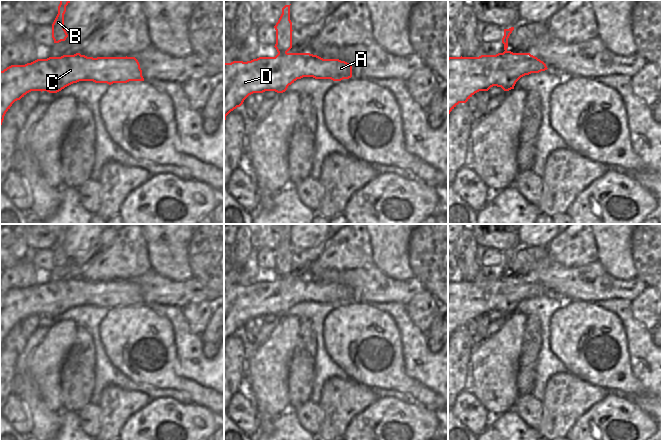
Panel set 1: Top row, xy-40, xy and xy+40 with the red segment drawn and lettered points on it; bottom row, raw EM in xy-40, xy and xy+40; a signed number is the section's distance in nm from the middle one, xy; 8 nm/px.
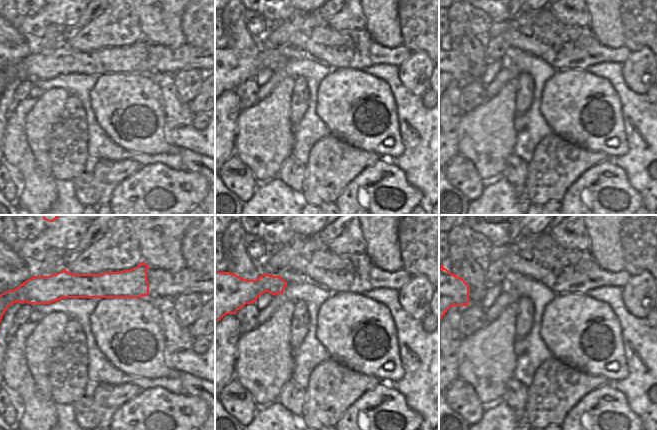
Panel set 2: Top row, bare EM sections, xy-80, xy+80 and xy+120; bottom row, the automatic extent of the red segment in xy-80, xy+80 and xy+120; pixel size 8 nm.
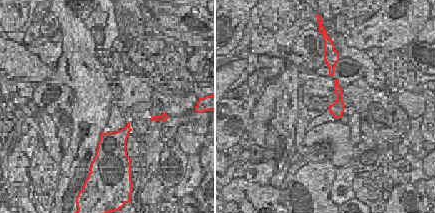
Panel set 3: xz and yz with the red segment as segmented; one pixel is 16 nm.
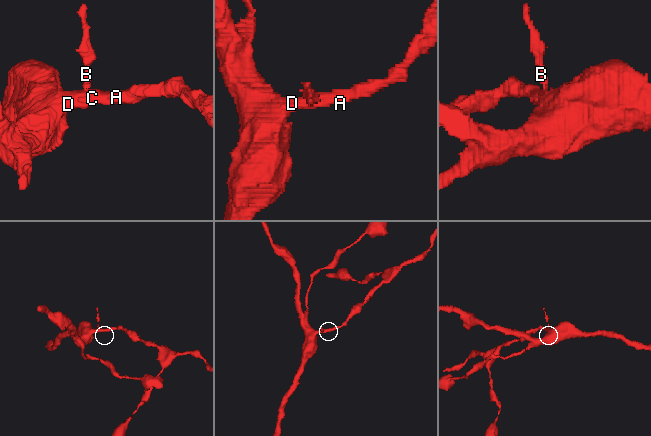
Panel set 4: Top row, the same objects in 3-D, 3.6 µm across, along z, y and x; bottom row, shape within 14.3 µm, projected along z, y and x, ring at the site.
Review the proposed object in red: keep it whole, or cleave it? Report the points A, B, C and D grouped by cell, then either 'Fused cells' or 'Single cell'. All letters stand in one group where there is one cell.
Groups: A C D / B. Fused cells

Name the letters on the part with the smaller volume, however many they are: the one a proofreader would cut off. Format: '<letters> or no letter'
B

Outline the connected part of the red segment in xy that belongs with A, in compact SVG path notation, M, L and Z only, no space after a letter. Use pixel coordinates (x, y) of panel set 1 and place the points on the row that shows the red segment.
M278 53L275 57L259 57L251 61L224 63L224 122L226 116L240 107L253 93L275 91L283 93L297 79L313 77L341 81L352 77L352 66L339 59L323 59L310 53Z

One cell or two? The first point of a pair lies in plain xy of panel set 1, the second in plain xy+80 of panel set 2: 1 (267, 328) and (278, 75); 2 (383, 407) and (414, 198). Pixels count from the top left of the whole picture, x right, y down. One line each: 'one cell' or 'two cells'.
1: one cell
2: one cell

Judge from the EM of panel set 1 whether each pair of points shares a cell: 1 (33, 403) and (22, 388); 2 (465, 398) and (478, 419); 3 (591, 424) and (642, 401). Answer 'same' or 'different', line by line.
1: same
2: same
3: different

